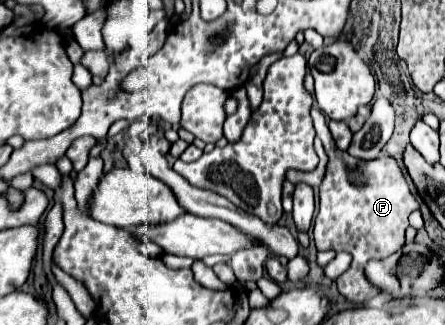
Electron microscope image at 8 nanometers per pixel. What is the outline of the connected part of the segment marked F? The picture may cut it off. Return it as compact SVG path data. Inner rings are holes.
M319 108L311 110L317 138L329 156L327 174L319 186L319 214L313 226L313 240L317 248L329 248L335 252L349 252L353 262L349 270L335 280L337 290L353 304L365 304L381 290L373 286L365 276L365 264L369 260L385 260L405 244L405 230L409 226L409 214L419 210L419 202L411 194L403 168L391 156L377 160L359 160L335 146L335 140L327 128L327 120Z

